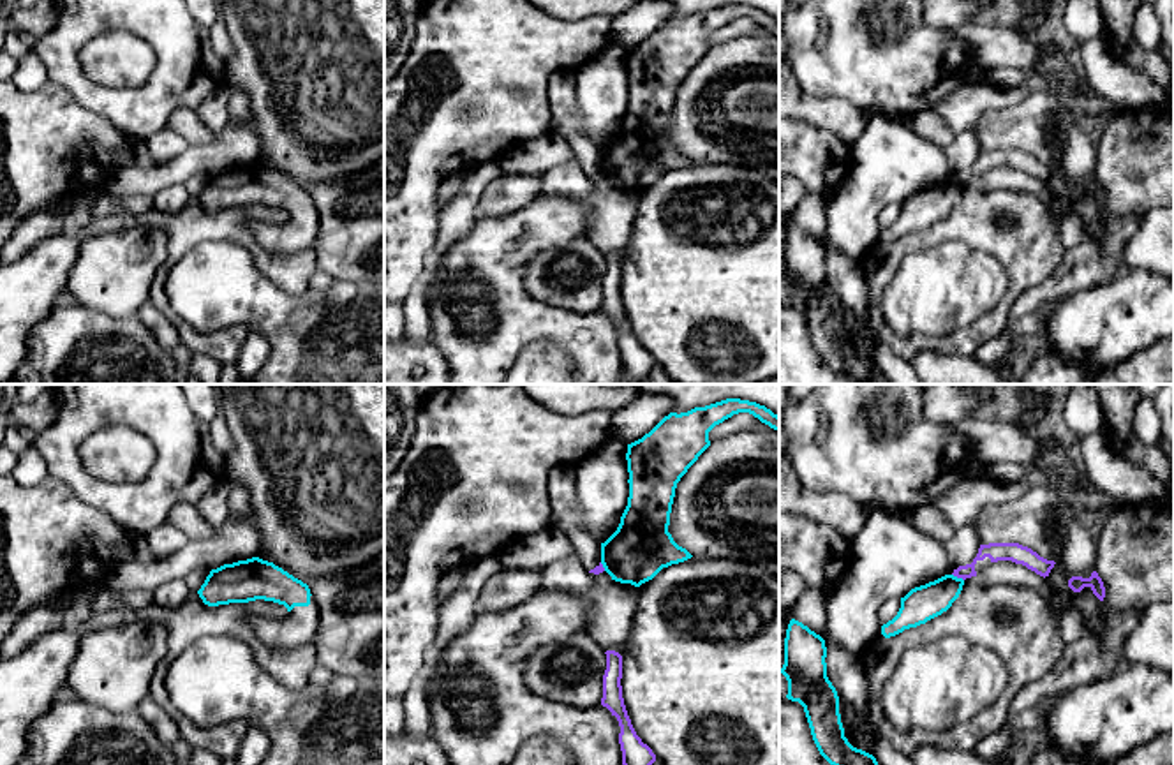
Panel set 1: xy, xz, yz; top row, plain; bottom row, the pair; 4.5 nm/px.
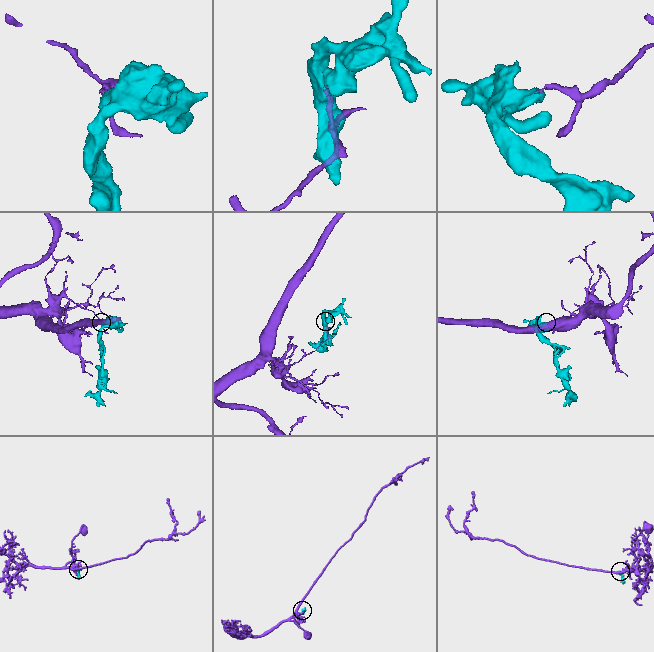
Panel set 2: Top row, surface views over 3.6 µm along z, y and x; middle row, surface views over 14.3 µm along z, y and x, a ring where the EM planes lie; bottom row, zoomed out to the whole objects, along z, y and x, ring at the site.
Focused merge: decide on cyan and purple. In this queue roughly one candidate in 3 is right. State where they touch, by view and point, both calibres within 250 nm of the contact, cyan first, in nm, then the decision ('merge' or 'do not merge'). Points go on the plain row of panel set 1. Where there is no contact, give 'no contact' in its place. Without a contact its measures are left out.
yz (956, 182) | 160/80 nm | do not merge

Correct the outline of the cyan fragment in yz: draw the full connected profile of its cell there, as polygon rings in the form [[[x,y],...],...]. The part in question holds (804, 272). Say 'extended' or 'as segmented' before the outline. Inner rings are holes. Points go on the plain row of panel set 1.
as segmented | [[[791,224],[784,243],[786,303],[804,312],[820,360],[834,372],[857,381],[883,377],[876,363],[853,353],[844,342],[839,301],[827,282],[825,245]]]

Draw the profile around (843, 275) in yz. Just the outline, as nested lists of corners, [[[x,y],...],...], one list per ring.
[[[806,192],[795,210],[793,224],[825,245],[827,282],[836,293],[839,305],[846,305],[857,316],[862,335],[867,337],[873,344],[873,361],[876,363],[881,375],[892,384],[924,384],[911,365],[899,358],[892,349],[880,344],[873,330],[867,326],[866,280],[862,279],[857,261],[851,261],[828,241],[823,204],[820,197]]]

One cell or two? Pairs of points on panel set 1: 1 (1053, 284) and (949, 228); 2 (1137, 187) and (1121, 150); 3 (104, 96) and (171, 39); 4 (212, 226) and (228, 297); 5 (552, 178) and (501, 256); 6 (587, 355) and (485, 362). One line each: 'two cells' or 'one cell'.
1: two cells
2: one cell
3: one cell
4: two cells
5: two cells
6: one cell

